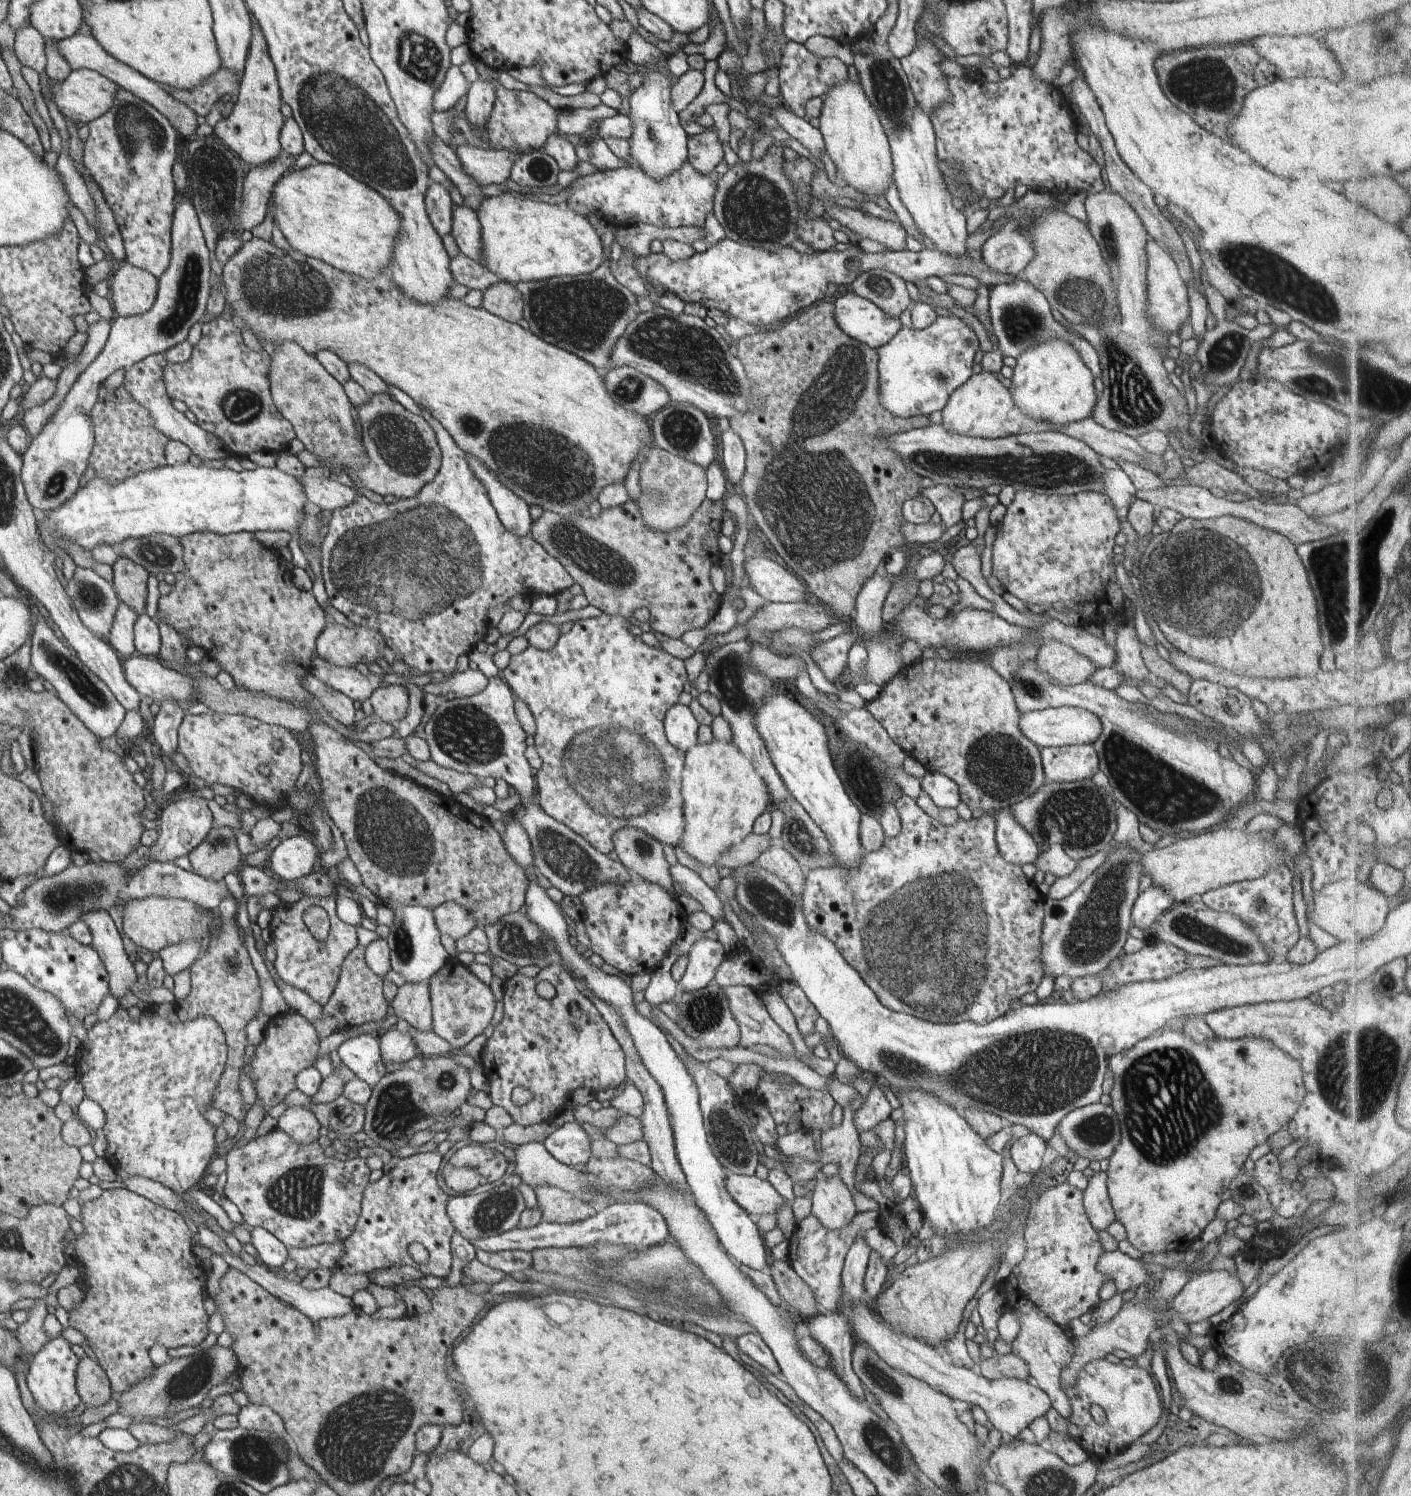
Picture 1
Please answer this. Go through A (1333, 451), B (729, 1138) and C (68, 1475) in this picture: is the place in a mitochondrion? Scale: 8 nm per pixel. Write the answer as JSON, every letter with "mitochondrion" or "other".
{"A":"other","B":"mitochondrion","C":"other"}

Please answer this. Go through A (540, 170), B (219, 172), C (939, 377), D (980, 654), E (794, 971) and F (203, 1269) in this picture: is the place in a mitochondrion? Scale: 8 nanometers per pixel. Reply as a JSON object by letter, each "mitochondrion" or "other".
{"A":"mitochondrion","B":"mitochondrion","C":"mitochondrion","D":"other","E":"other","F":"other"}

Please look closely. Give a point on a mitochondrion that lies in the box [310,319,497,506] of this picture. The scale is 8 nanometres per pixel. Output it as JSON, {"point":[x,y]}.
{"point":[399,444]}

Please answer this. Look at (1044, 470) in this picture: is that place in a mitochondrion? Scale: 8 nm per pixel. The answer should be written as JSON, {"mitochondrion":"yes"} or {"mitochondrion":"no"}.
{"mitochondrion":"yes"}

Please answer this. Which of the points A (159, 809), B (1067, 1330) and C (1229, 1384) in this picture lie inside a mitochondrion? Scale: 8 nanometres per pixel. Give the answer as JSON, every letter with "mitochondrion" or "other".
{"A":"other","B":"other","C":"mitochondrion"}

